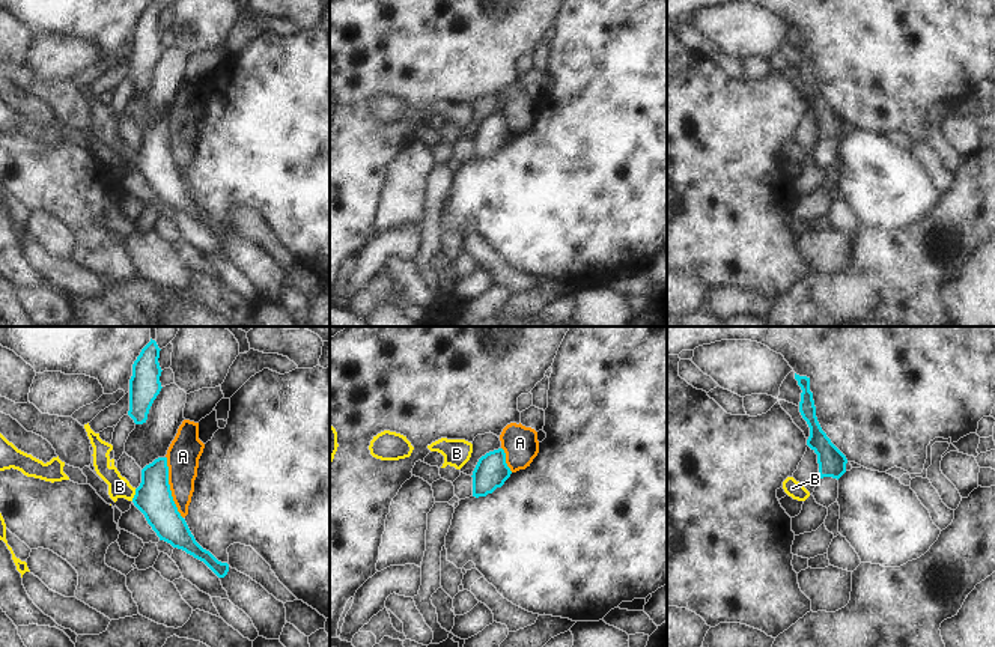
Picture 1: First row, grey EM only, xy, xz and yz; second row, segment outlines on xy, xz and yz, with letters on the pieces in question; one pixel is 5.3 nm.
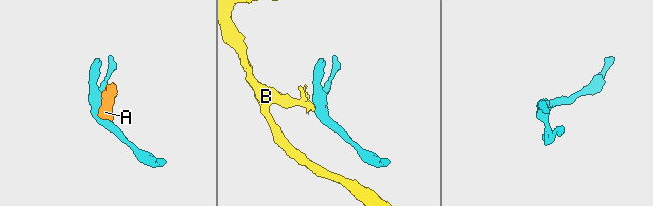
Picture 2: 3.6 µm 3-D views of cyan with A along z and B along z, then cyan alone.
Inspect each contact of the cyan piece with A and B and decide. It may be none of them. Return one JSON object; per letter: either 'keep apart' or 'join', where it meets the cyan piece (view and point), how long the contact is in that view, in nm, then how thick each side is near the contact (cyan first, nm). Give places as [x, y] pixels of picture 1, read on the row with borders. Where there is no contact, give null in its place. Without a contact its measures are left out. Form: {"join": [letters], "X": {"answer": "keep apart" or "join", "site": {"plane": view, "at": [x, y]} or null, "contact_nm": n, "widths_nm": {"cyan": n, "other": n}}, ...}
{"join": ["B"], "A": {"answer": "keep apart", "site": {"plane": "xy", "at": [169, 488]}, "contact_nm": 340, "widths_nm": {"cyan": 190, "other": 180}}, "B": {"answer": "join", "site": {"plane": "xy", "at": [134, 495]}, "contact_nm": 70, "widths_nm": {"cyan": 190, "other": 110}}}

